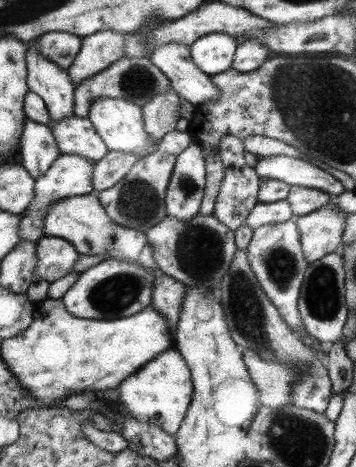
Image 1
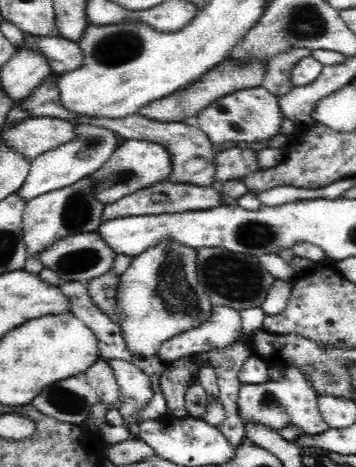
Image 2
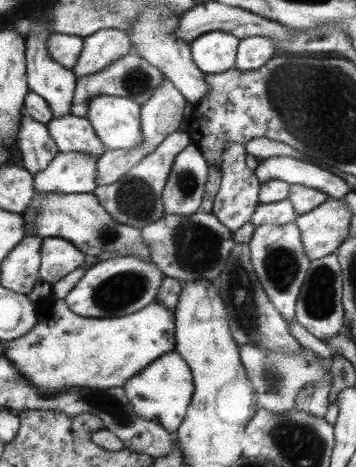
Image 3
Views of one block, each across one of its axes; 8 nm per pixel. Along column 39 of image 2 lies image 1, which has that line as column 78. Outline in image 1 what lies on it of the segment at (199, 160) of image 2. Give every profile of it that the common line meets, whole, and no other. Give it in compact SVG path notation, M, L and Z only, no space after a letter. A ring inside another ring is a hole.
M121 58L117 62L113 62L107 70L101 70L99 74L79 82L79 86L75 86L75 118L87 118L91 106L97 100L105 100L105 98L123 98L129 100L133 104L137 104L139 108L143 108L147 102L151 102L153 98L157 98L159 94L165 94L171 90L171 82L169 78L149 60L149 58Z

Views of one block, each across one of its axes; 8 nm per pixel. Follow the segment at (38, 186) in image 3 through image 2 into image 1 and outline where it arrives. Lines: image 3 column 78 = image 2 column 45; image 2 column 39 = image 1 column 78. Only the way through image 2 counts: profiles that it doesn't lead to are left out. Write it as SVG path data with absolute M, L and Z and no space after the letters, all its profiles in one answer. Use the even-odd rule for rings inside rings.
M61 154L55 158L55 162L49 166L49 170L35 180L35 196L33 202L27 206L23 214L17 216L17 234L21 236L21 242L31 242L37 244L43 236L43 224L49 206L53 202L65 200L65 198L77 198L77 196L87 196L93 194L93 164L81 156L71 156L71 154Z

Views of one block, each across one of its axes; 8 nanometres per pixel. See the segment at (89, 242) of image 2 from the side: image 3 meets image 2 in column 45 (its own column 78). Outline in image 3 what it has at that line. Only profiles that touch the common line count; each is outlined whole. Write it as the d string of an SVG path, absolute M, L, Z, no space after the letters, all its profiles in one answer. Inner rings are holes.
M45 238L39 242L39 278L45 280L49 286L65 278L67 274L73 274L83 262L85 256L69 242L61 238Z

